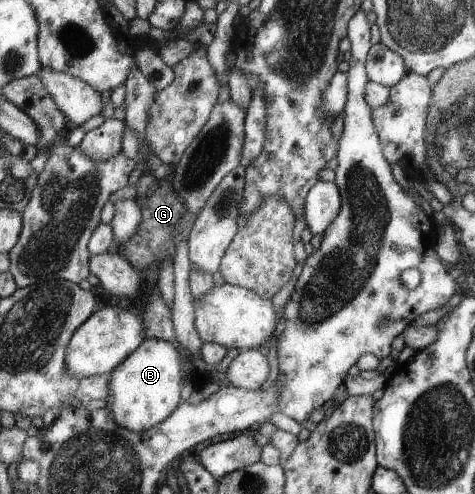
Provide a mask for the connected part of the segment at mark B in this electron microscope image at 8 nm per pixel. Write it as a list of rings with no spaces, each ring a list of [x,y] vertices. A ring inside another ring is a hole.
[[[146,339],[142,346],[110,373],[107,409],[118,426],[144,432],[164,422],[180,407],[183,403],[183,383],[183,357],[180,356],[180,350],[172,342]]]

